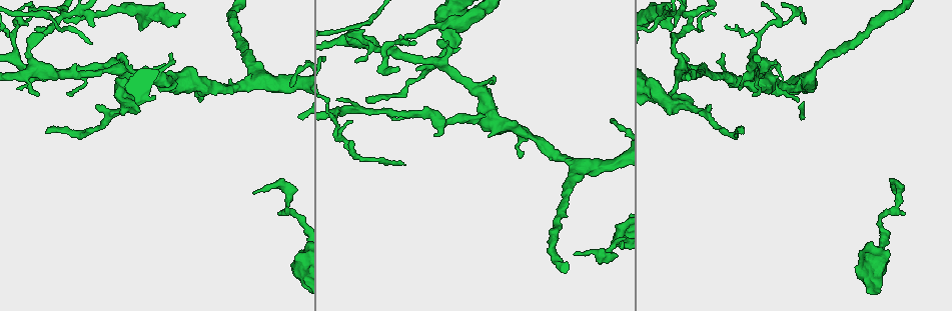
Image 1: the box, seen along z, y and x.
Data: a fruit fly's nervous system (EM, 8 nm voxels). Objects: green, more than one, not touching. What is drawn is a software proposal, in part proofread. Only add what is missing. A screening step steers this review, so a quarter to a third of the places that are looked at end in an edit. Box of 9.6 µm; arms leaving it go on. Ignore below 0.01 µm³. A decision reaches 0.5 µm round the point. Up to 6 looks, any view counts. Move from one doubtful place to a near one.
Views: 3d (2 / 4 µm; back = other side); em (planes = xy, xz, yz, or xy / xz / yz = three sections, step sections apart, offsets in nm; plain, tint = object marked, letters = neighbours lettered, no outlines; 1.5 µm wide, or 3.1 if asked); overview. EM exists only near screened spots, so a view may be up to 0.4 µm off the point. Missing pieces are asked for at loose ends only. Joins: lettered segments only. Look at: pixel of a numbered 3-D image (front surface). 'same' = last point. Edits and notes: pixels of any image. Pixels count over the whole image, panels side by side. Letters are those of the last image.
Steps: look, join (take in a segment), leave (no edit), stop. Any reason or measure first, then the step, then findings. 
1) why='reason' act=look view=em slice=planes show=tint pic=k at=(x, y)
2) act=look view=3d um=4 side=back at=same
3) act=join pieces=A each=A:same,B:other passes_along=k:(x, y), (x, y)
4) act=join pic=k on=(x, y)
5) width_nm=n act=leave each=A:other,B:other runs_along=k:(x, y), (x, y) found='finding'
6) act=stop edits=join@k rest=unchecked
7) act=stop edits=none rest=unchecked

why='tapers out' act=look view=em slice=planes show=tint pic=1 at=(83, 16)

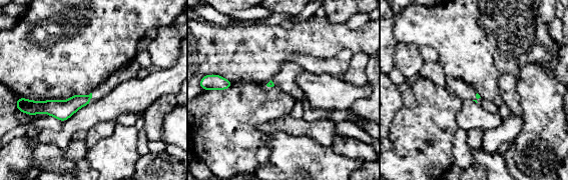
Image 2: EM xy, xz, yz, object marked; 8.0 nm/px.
act=look view=em slice=planes show=letters at=same

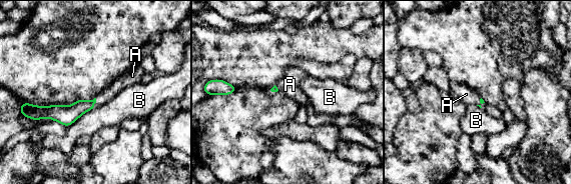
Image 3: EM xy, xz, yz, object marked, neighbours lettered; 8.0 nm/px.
act=join pieces=A each=A:same,B:other found='the neuron continues'

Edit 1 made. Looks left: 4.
why='branch stops here' act=look view=3d um=4 pic=1 at=(115, 80)

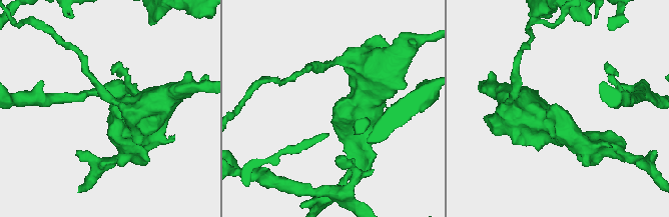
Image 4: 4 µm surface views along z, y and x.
act=look view=em slice=xy step=4 show=letters pic=4 at=(557, 107)

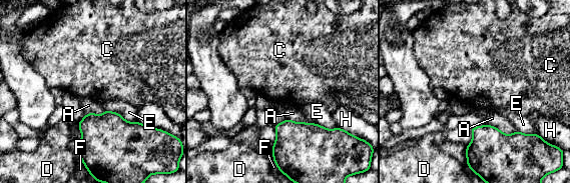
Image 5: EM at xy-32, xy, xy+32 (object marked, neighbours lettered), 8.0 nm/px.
why='cut it another way' act=look view=em slice=planes show=letters at=same

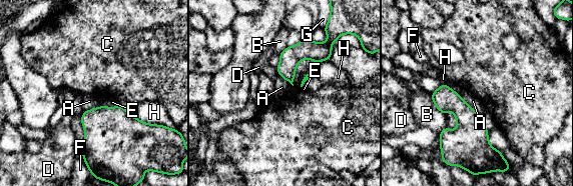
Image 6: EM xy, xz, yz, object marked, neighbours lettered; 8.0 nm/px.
longest_contact=H:360nm act=leave each=A:other,B:other,C:other,D:other,E:other,F:other,G:other,H:other found='none of them fits'

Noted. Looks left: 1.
why='tapers out' act=look view=em slice=planes show=letters pic=1 at=(492, 80)

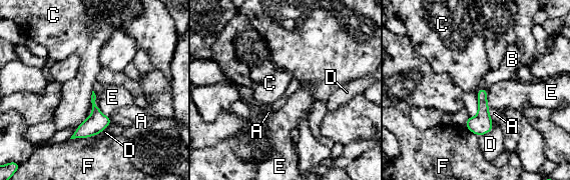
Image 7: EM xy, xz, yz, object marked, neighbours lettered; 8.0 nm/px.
act=leave each=A:other,B:other,C:other,D:other,E:other,F:other border=7:(92, 90), (90, 102) found='no lettered segment goes on from it'

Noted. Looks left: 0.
act=stop edits=join@3 rest=unchecked

